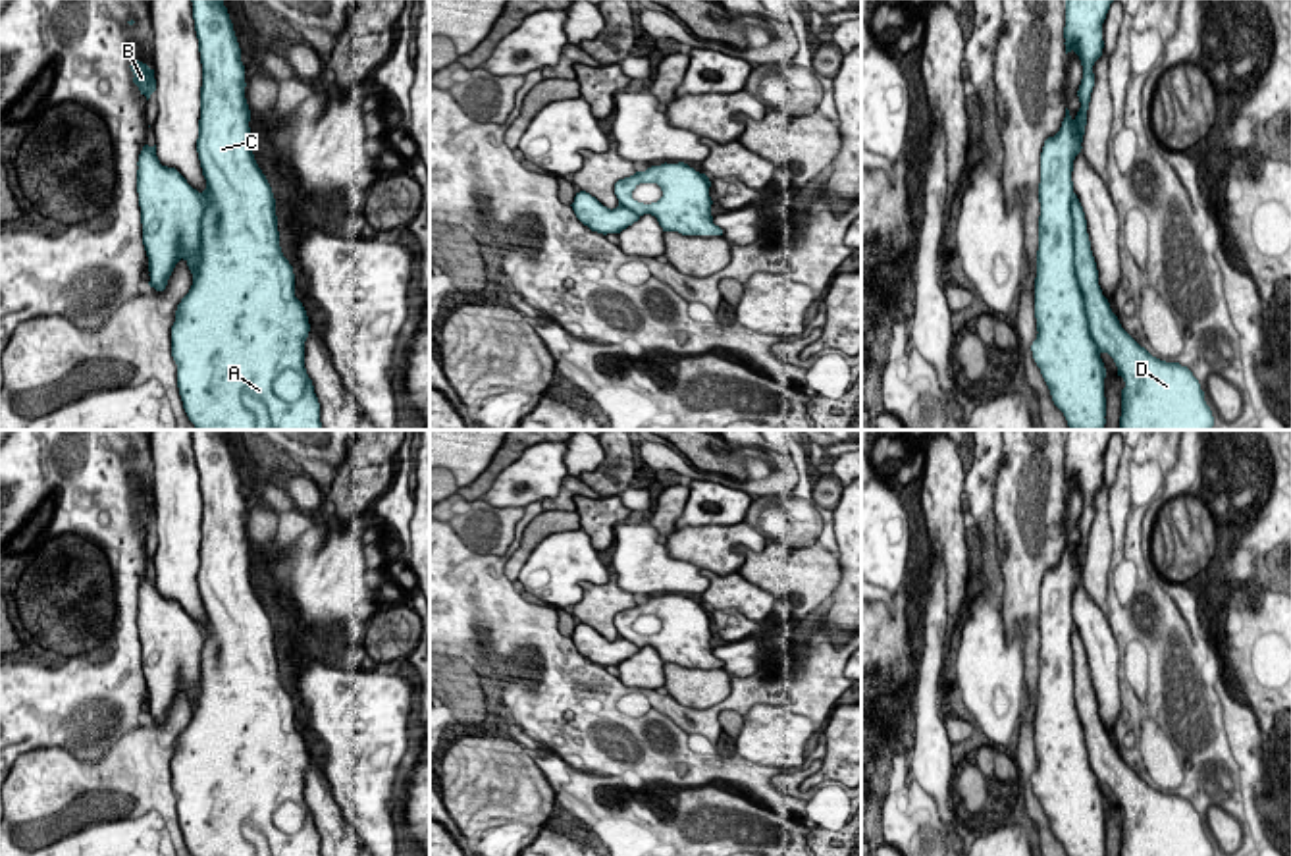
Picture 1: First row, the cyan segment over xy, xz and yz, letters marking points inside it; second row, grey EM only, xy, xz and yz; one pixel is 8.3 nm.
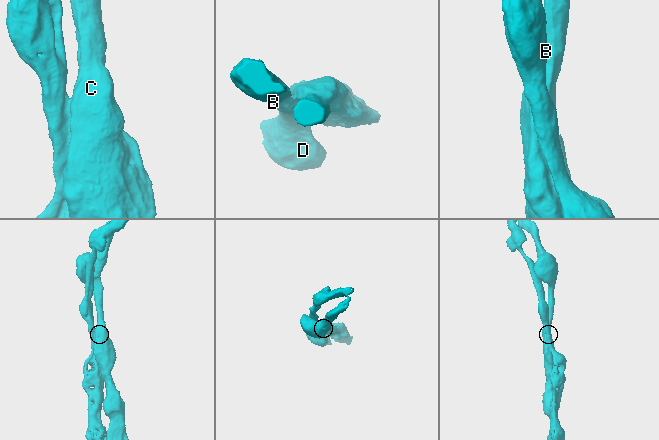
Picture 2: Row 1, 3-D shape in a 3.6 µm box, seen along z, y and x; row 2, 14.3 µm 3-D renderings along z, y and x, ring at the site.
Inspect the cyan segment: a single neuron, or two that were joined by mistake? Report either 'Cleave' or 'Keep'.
Cleave

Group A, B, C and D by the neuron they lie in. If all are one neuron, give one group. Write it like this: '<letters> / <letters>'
A C / B D

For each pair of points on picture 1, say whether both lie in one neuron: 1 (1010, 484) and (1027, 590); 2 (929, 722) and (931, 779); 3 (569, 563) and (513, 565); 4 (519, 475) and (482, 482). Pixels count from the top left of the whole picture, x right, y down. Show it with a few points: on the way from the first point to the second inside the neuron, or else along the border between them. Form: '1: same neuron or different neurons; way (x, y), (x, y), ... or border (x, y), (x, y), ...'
1: same neuron; way (1014, 511), (1024, 544), (1024, 563)
2: same neuron; way (929, 735), (931, 766)
3: different neurons; border (555, 533), (534, 548), (517, 579)
4: different neurons; border (525, 450), (480, 498)

